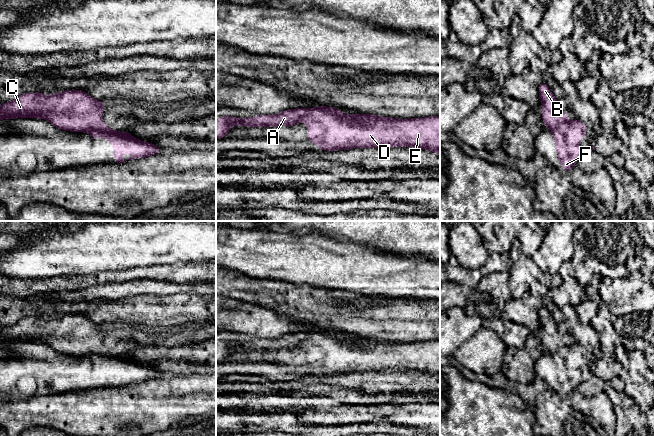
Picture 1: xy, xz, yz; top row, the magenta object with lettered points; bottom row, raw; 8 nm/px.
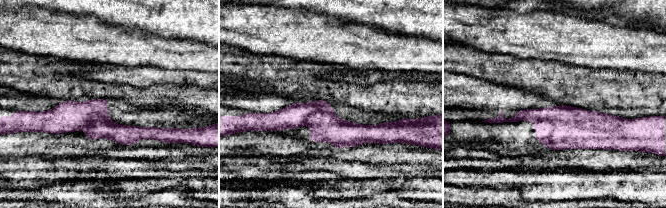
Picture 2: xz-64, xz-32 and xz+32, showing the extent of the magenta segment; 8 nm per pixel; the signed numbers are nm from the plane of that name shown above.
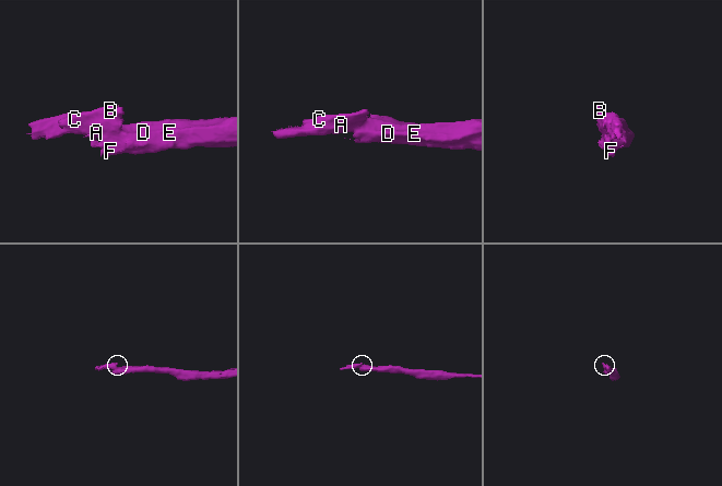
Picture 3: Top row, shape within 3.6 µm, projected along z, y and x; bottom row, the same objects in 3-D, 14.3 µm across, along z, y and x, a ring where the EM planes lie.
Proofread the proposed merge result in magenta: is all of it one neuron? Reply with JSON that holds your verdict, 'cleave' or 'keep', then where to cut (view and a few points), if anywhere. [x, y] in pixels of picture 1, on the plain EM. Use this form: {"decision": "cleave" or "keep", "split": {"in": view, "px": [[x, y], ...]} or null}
{"decision": "cleave", "split": {"in": "xy", "px": [[106, 351], [83, 355]]}}

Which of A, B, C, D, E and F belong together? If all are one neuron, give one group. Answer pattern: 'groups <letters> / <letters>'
groups A B C / D E F

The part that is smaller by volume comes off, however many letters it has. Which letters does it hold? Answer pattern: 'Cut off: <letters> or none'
Cut off: A, B, C

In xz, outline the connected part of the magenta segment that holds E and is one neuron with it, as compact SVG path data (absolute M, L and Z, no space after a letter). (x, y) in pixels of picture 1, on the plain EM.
M333 331L311 332L301 345L305 345L310 367L317 367L319 374L335 375L352 372L416 371L440 379L440 340L395 343L370 338L344 339Z

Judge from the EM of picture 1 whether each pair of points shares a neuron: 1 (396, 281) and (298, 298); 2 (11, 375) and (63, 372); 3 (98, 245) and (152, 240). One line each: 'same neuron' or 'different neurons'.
1: different neurons
2: same neuron
3: same neuron

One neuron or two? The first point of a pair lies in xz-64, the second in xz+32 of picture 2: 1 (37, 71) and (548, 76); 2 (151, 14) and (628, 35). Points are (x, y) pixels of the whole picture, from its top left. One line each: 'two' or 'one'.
1: one
2: two

